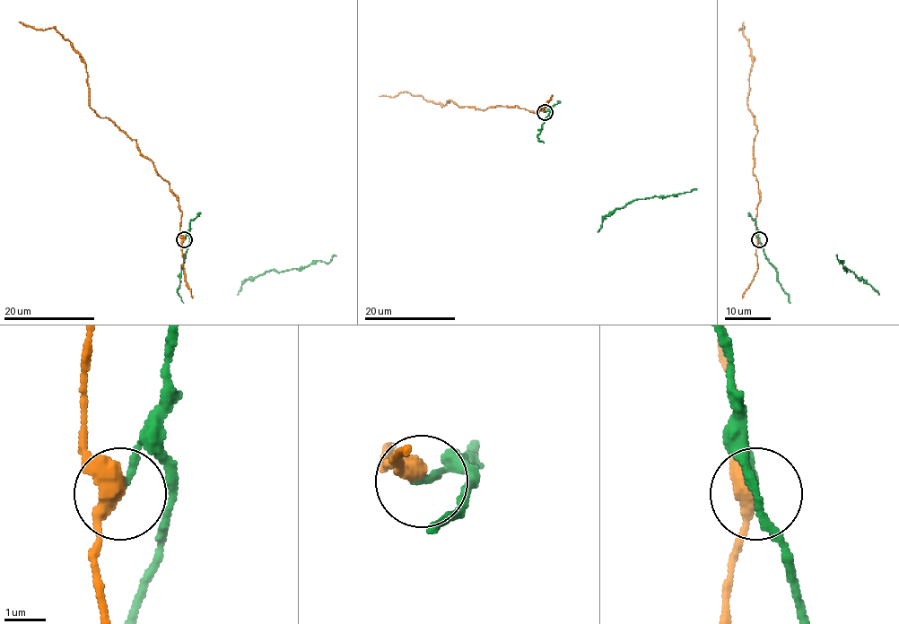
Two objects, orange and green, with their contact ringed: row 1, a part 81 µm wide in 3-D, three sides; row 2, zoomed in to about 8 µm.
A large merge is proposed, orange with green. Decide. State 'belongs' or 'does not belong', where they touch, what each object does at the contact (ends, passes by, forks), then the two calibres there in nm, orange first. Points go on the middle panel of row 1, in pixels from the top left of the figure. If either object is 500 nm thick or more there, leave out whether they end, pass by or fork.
does not belong | (545, 112) | orange passes by | green ends | 360/170 nm

